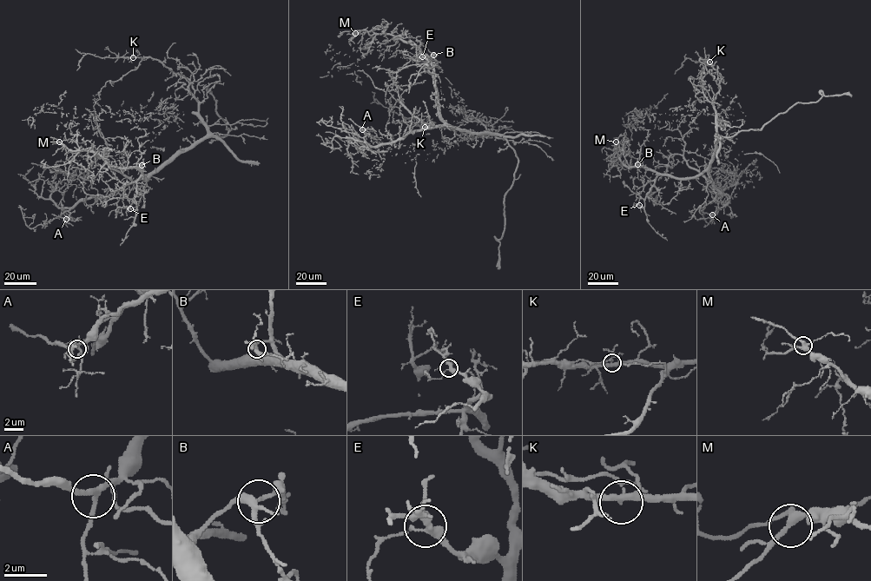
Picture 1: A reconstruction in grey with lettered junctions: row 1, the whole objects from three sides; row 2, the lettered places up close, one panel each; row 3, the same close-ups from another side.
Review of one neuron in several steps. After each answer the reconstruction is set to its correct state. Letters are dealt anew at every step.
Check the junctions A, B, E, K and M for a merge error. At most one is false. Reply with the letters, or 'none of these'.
K

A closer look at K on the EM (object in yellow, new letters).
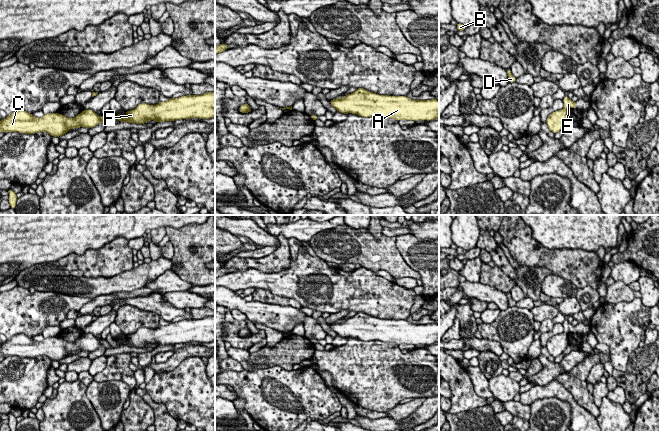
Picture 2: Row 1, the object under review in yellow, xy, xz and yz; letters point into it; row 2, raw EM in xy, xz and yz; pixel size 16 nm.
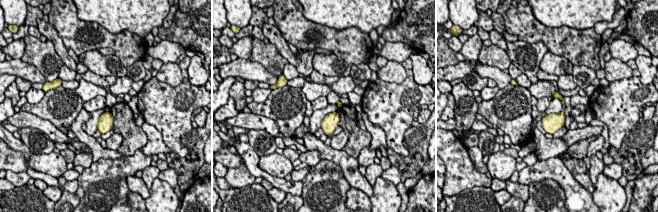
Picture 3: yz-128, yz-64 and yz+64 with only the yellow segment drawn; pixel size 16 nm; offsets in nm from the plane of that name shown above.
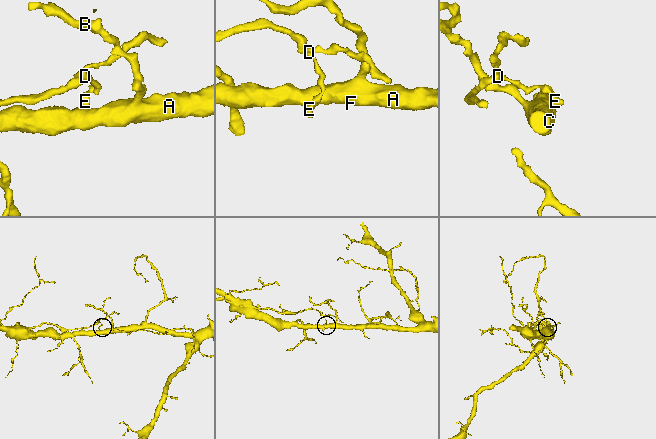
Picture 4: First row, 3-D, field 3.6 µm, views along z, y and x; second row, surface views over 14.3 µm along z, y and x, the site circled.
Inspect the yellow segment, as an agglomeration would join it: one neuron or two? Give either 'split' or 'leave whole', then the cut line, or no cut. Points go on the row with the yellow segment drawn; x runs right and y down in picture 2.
split | yz (563, 108), (567, 111)

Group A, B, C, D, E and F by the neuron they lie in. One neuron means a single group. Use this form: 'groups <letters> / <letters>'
groups A B C F / D E

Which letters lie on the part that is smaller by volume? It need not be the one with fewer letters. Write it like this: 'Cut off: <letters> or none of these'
Cut off: D, E

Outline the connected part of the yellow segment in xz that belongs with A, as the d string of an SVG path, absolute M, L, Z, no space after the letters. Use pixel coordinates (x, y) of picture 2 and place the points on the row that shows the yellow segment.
M364 88L329 101L339 112L362 117L379 116L395 120L439 119L439 100L412 100L407 96L379 95Z

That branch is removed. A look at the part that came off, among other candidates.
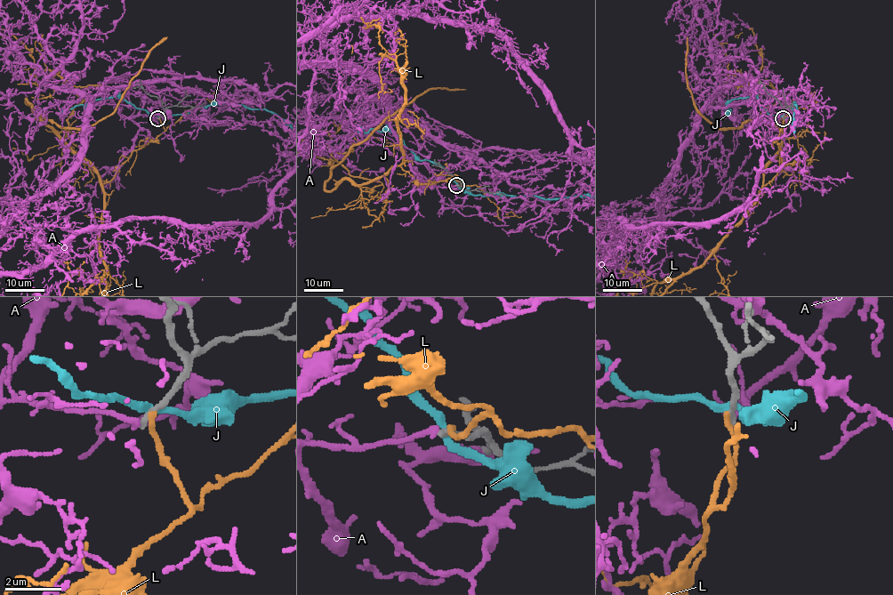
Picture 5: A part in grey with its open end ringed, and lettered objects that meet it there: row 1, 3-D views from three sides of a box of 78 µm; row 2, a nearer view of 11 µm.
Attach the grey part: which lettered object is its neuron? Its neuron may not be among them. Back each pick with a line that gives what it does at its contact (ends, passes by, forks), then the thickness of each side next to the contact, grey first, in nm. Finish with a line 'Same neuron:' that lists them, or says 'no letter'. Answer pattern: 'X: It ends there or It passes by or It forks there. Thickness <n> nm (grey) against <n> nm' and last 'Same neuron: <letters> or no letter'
Same neuron: no letter

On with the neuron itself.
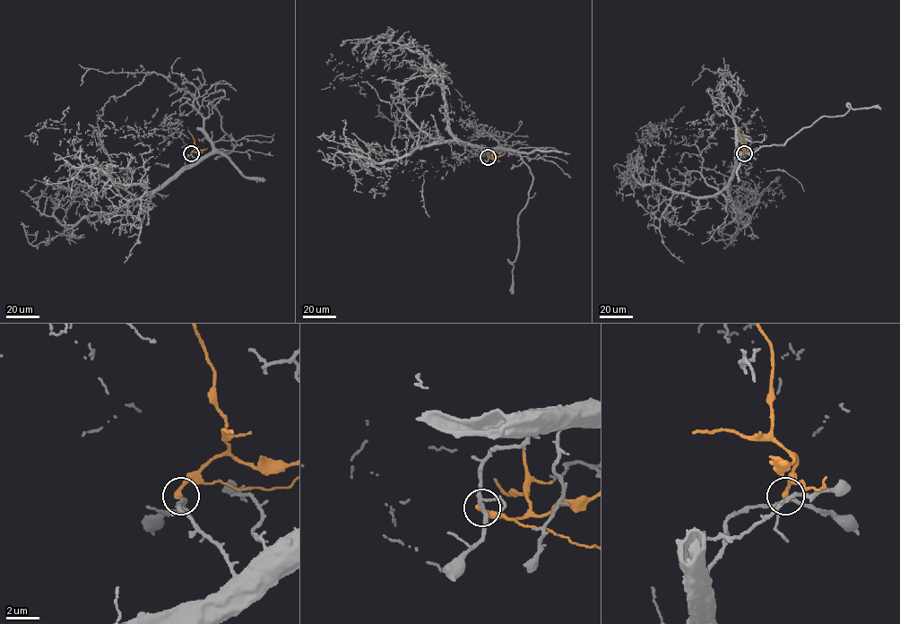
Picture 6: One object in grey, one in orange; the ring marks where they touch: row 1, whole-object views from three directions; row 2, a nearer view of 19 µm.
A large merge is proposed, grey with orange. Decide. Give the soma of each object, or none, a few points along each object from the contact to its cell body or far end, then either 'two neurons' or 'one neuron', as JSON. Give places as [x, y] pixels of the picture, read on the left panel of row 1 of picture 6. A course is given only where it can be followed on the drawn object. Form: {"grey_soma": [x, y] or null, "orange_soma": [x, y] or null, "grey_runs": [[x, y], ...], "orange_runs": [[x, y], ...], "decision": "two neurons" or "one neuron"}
{"grey_soma": null, "orange_soma": null, "grey_runs": [[191, 153], [111, 212], [53, 214], [58, 189], [101, 196], [122, 168], [132, 191]], "orange_runs": [[191, 153], [195, 145], [189, 131]], "decision": "two neurons"}

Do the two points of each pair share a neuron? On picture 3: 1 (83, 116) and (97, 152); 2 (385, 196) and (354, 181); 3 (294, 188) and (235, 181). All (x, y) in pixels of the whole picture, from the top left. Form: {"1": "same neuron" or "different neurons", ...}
{"1": "same neuron", "2": "different neurons", "3": "different neurons"}

